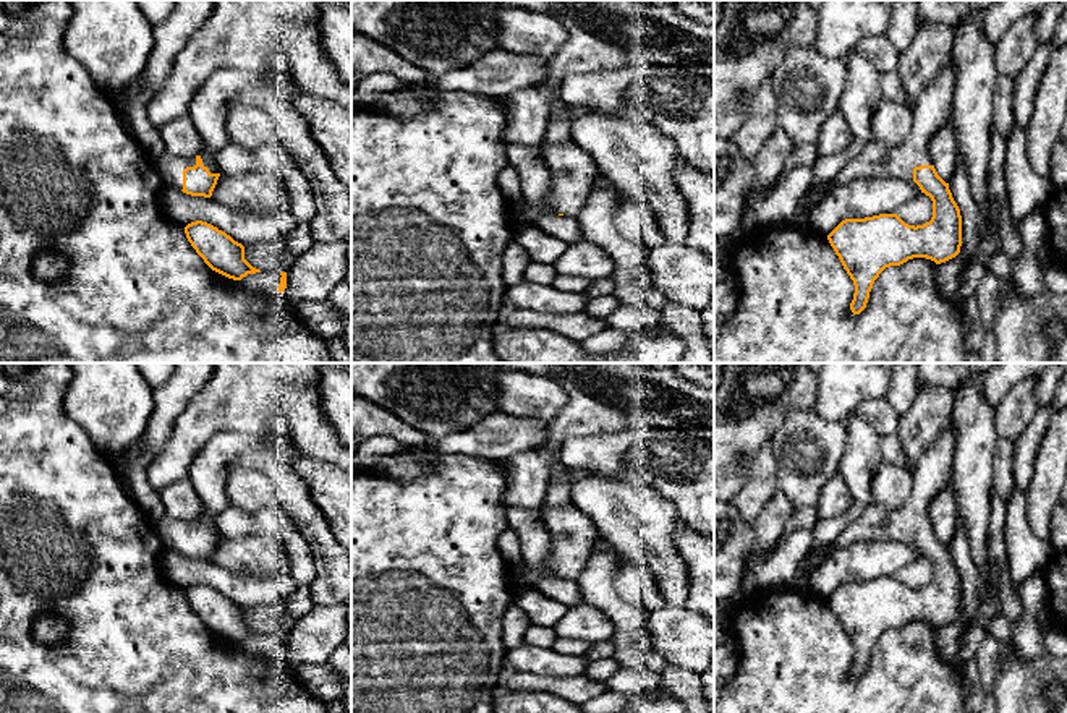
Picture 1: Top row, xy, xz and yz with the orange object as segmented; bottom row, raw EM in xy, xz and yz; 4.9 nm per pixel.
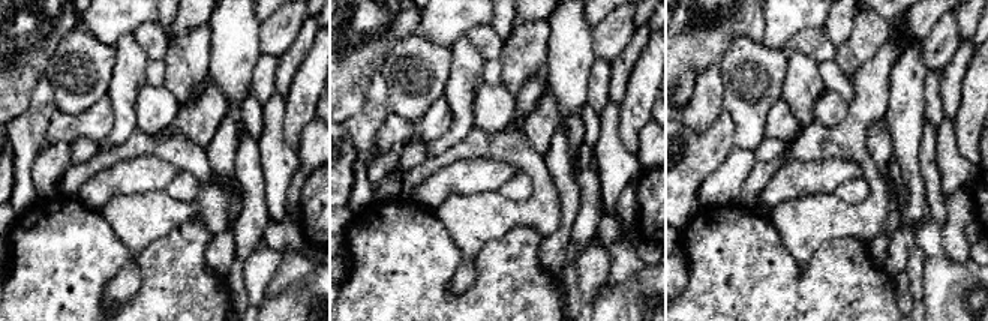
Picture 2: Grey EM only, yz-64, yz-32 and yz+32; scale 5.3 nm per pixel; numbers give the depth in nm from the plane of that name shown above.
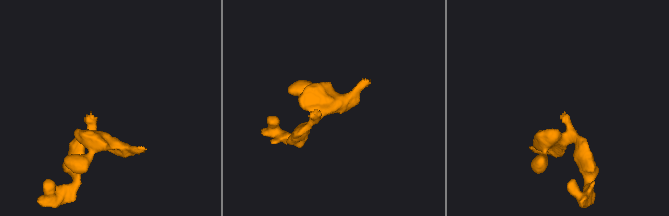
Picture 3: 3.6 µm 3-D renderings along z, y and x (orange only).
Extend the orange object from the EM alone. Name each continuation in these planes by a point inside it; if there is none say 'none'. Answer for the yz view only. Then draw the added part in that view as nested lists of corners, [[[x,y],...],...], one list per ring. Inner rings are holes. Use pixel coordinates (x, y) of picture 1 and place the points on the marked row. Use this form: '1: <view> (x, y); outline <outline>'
1: yz (933, 109); outline [[[954,63],[947,65],[926,84],[913,105],[912,131],[903,143],[884,146],[871,139],[839,173],[823,185],[834,188],[855,178],[899,178],[913,181],[913,169],[933,165],[929,139],[954,117]]]

